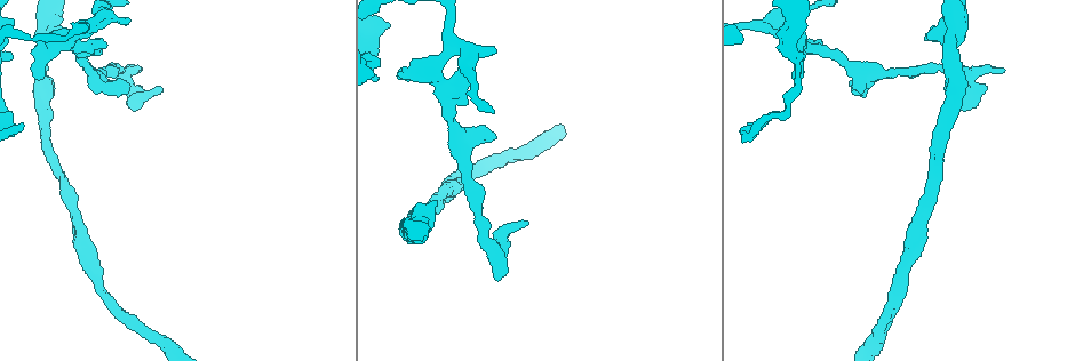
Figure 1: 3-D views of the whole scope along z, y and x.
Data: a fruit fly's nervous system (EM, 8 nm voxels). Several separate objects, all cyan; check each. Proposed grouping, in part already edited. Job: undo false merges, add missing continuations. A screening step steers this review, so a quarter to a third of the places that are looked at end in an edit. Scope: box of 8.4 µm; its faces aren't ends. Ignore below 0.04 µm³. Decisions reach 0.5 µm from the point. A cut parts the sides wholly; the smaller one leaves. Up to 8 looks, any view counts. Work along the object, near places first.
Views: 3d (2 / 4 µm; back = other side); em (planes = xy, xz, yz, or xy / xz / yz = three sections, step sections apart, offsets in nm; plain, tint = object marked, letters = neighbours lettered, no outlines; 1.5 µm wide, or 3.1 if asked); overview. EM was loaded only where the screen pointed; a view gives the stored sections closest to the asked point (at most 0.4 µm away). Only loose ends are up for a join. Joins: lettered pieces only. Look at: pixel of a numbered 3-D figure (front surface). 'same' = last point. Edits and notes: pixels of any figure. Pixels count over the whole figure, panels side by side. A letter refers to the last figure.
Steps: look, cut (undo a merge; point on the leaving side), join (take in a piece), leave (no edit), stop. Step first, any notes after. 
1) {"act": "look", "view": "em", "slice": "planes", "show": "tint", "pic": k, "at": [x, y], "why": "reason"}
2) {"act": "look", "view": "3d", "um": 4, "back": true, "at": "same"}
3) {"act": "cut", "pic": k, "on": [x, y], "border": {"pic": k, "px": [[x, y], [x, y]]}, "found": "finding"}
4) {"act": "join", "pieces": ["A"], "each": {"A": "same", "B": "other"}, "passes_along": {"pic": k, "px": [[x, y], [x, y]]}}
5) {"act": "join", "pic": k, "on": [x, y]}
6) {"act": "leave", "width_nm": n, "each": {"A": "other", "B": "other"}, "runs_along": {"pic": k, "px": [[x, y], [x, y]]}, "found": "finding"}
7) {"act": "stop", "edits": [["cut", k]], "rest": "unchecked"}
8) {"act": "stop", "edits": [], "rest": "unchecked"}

{"act": "look", "view": "em", "slice": "planes", "show": "letters", "pic": 1, "at": [1004, 70], "why": "an open end"}

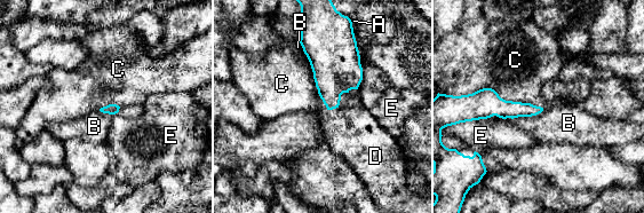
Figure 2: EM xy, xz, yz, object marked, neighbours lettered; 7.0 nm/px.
{"act": "join", "pieces": ["D"], "each": {"A": "other", "B": "other", "C": "other", "D": "same", "E": "other"}, "found": "the cell continues"}

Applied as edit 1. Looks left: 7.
{"act": "look", "view": "em", "slice": "xz", "step": 8, "show": "letters", "pic": 1, "at": [924, 40], "why": "an open end"}

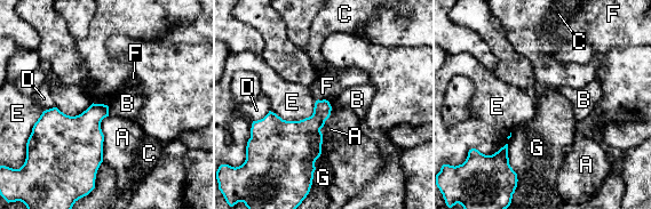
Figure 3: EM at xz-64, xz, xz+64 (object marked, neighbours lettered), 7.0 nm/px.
{"act": "look", "view": "em", "slice": "planes", "show": "letters", "at": "same"}

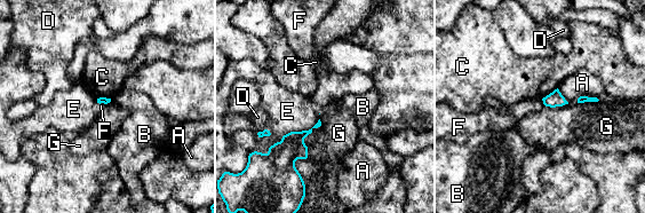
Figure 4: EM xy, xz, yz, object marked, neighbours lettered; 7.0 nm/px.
{"act": "leave", "each": {"A": "other", "B": "other", "C": "other", "D": "other", "E": "other", "F": "other", "G": "other"}, "border": {"pic": 4, "px": [[319, 118], [295, 162], [304, 184]]}, "found": "none of them fits"}

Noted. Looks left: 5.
{"act": "look", "view": "em", "slice": "planes", "show": "letters", "pic": 1, "at": [131, 19], "why": "an open end"}

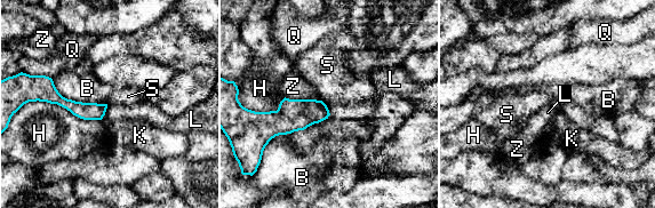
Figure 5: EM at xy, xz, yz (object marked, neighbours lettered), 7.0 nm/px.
{"act": "leave", "each": {"B": "other", "H": "other", "K": "other", "L": "other", "Q": "other", "S": "other", "Z": "other"}, "found": "no lettered piece goes on from it"}

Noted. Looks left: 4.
{"act": "stop", "edits": [["join", 2]], "rest": "unchecked"}

